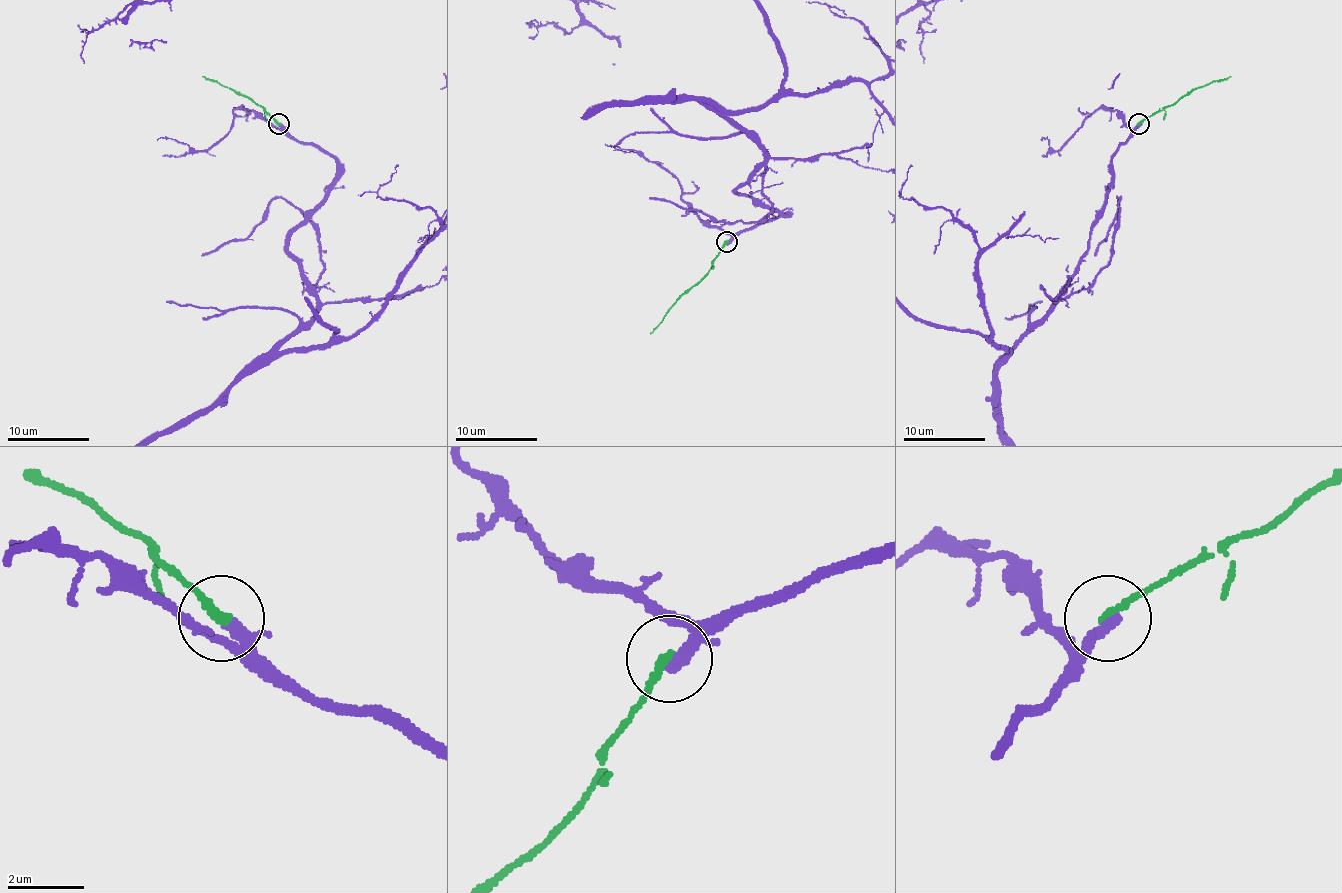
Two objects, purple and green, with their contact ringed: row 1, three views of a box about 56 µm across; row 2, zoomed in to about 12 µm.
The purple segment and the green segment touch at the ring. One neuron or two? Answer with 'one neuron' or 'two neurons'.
two neurons

